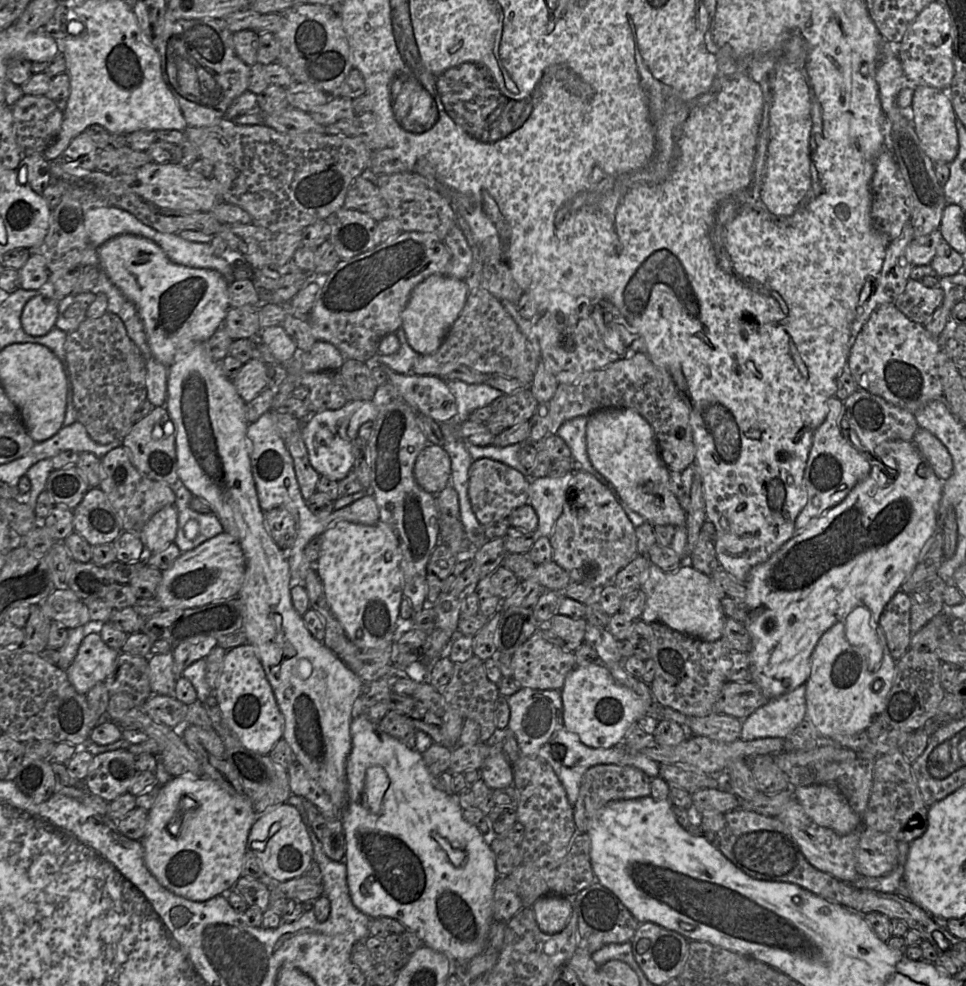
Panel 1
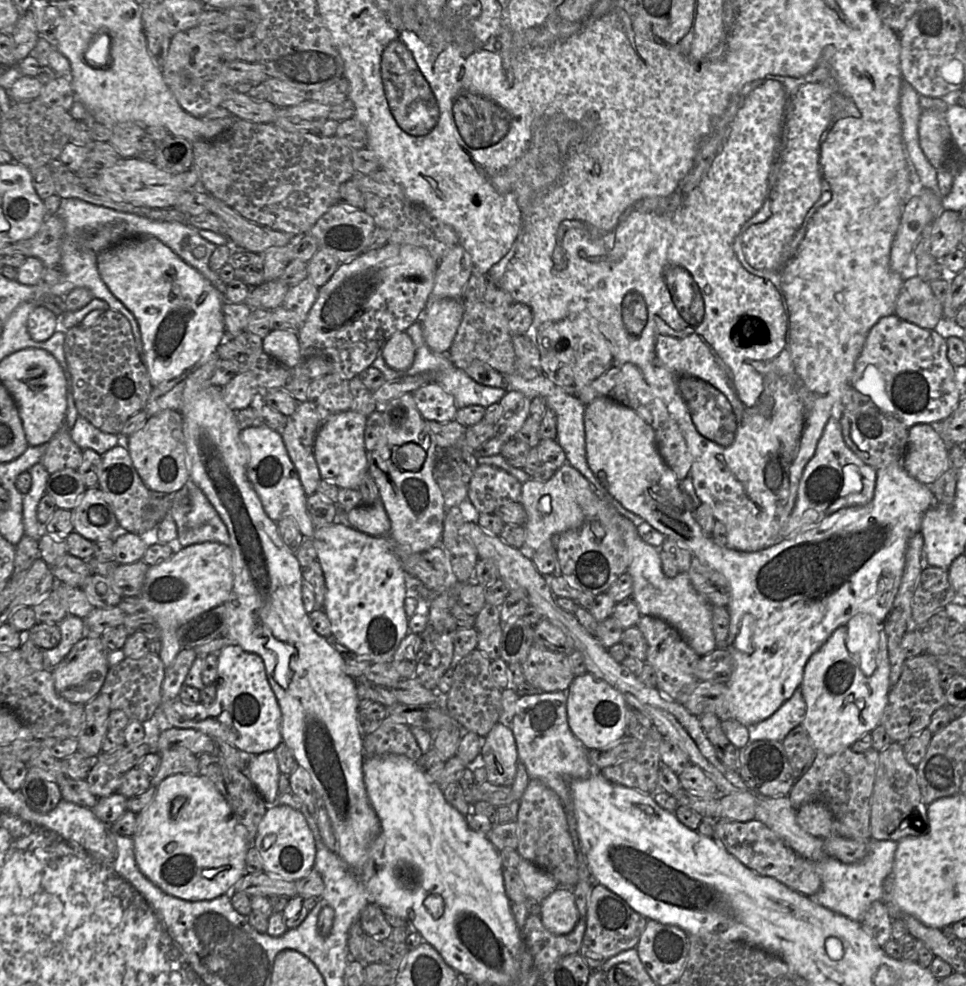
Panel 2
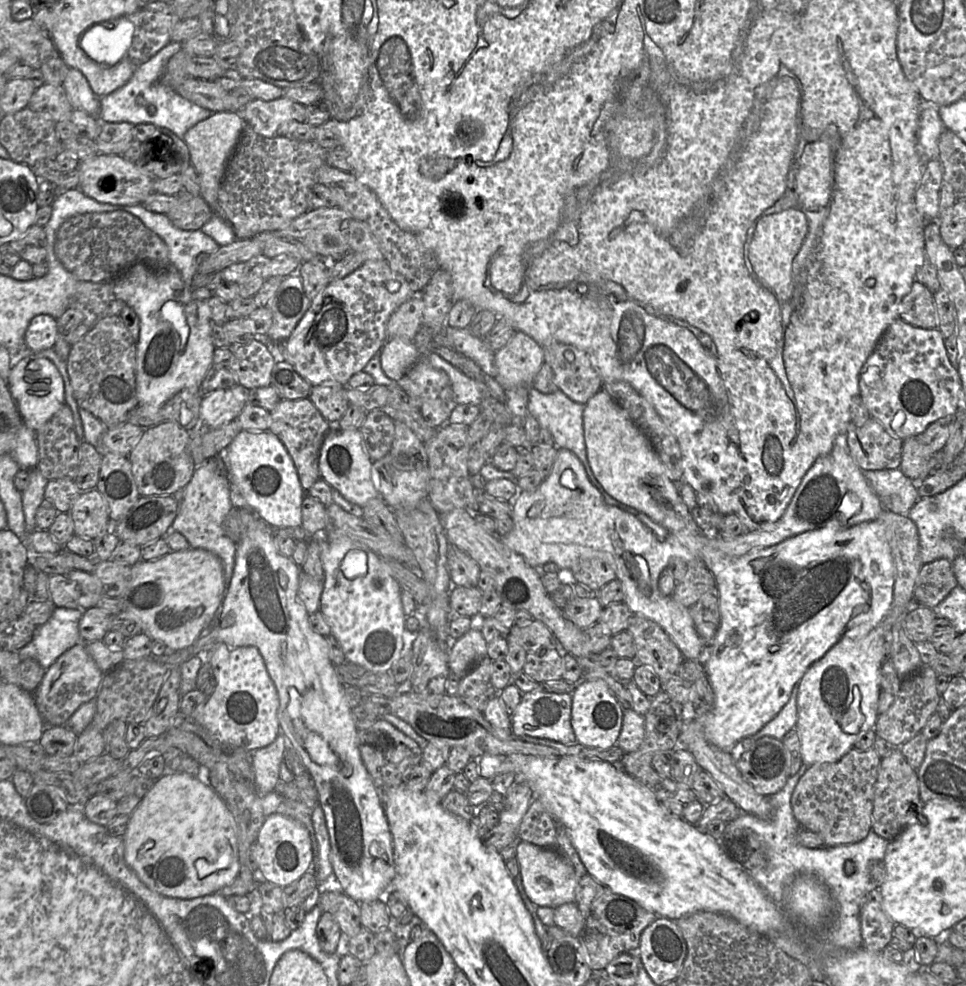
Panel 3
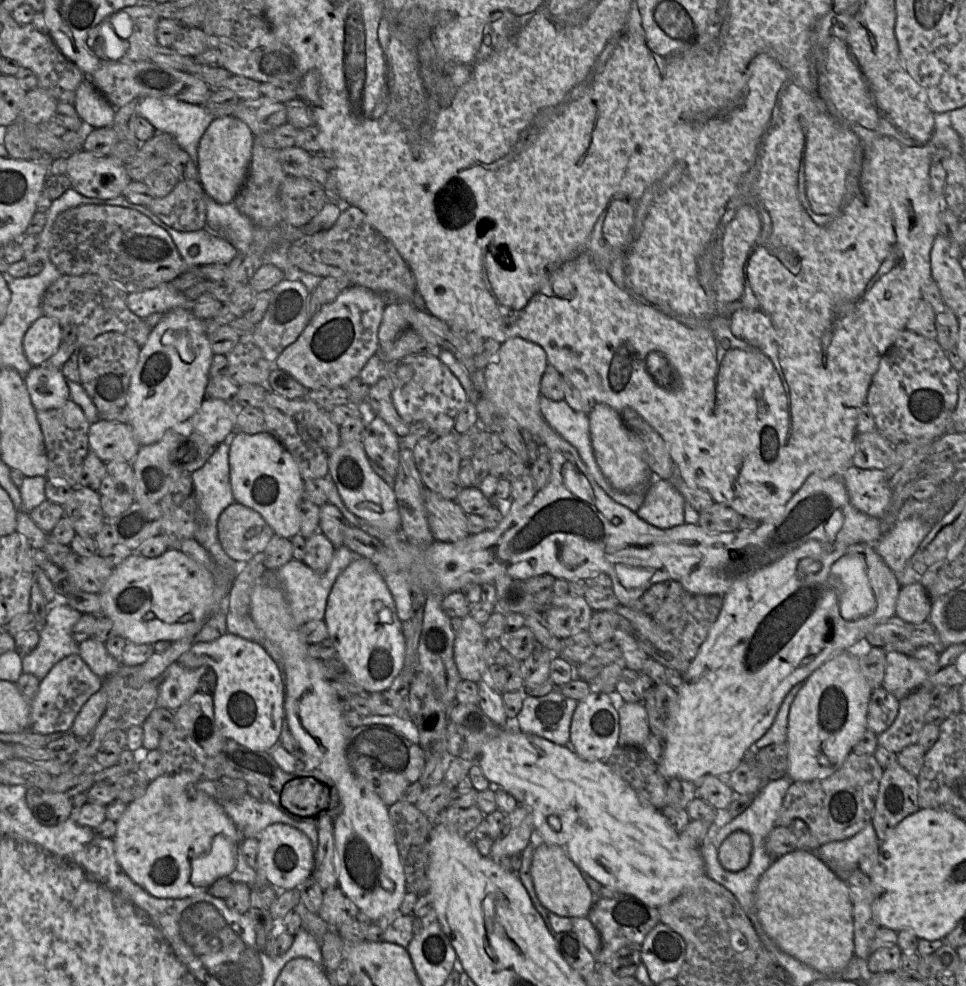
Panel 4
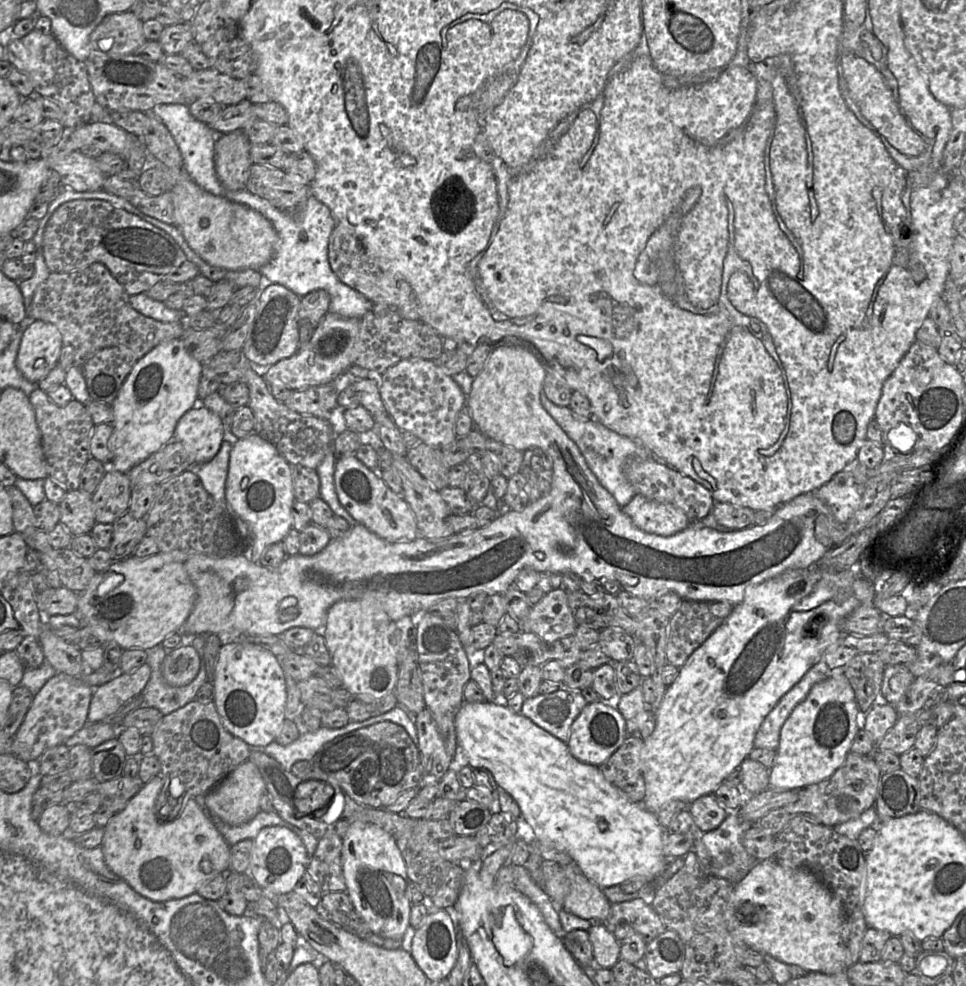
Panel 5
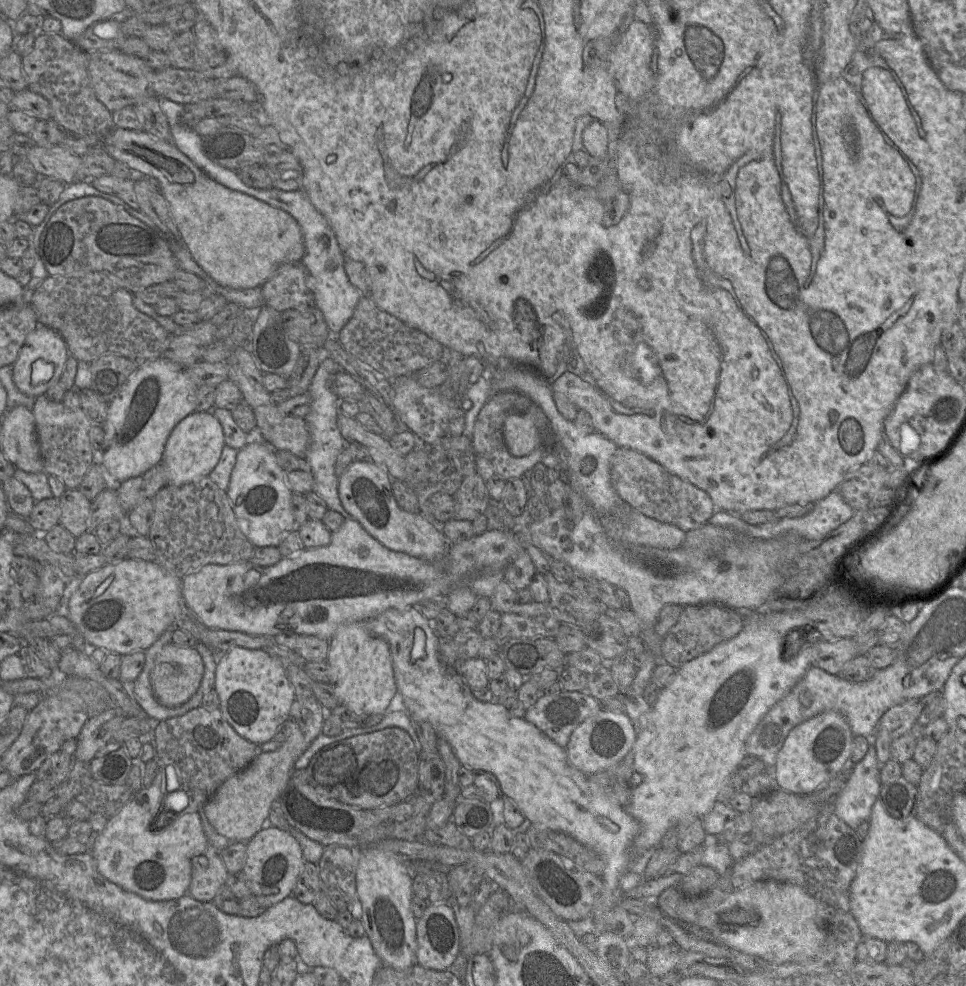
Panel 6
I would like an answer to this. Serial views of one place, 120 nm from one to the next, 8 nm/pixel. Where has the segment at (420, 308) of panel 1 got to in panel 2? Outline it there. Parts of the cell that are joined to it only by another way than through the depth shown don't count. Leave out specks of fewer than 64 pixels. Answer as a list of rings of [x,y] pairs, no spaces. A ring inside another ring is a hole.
[[[442,298],[427,301],[419,319],[424,340],[435,353],[447,354],[464,314],[460,299]]]

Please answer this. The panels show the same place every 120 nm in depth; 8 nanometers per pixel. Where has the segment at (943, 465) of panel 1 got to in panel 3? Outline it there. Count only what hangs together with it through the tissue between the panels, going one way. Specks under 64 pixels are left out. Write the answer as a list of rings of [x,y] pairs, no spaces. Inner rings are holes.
[[[918,436],[903,441],[902,460],[899,469],[914,482],[922,482],[934,470],[936,460],[920,442]]]

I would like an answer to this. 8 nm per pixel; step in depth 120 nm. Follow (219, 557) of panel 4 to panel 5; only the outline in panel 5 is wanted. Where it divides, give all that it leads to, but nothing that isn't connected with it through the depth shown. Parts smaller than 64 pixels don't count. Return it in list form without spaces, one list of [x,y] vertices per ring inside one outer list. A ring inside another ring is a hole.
[[[234,437],[231,440],[224,440],[220,450],[210,461],[200,465],[194,465],[189,470],[194,470],[206,491],[219,504],[226,504],[226,479],[230,461],[230,453],[233,444],[238,440]]]

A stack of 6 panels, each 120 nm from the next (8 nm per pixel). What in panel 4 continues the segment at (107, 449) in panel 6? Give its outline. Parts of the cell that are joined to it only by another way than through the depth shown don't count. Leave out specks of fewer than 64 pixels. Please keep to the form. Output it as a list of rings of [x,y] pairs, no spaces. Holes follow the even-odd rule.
[[[175,308],[165,313],[140,348],[124,407],[138,443],[158,442],[165,431],[190,419],[205,399],[212,352],[205,323],[192,311]]]

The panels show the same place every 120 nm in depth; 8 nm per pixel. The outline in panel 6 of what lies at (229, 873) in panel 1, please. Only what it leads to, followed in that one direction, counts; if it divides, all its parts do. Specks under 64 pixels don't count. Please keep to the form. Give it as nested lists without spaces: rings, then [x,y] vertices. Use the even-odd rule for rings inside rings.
[[[159,769],[158,774],[156,775],[156,778],[151,784],[151,786],[144,787],[139,792],[134,793],[132,799],[129,802],[127,802],[111,818],[109,818],[104,830],[101,833],[95,833],[94,845],[91,850],[91,854],[93,855],[94,860],[96,862],[96,867],[105,879],[133,894],[140,896],[141,898],[151,901],[170,901],[184,895],[189,895],[188,890],[192,878],[193,858],[203,854],[209,849],[209,843],[204,833],[202,822],[198,812],[182,811],[181,813],[176,814],[175,818],[169,823],[167,823],[164,828],[162,828],[161,830],[156,829],[159,823],[158,817],[159,814],[162,812],[162,809],[164,808],[166,797],[167,792],[165,791],[165,774]]]

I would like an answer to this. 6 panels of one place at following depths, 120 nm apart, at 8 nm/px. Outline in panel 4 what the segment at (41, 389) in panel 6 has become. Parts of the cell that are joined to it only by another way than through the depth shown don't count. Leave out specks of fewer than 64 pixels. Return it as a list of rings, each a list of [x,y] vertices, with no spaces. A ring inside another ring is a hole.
[[[42,315],[26,331],[24,354],[32,366],[46,364],[61,345],[61,325],[54,318]]]

